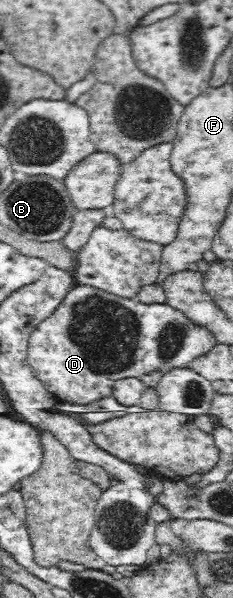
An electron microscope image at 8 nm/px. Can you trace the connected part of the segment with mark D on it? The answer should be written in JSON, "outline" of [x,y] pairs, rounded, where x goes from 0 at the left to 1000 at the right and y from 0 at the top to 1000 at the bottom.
{"outline":[[[322,473],[236,523],[133,557],[116,605],[137,625],[223,659],[227,671],[391,676],[485,661],[511,676],[567,681],[597,676],[601,659],[627,651],[601,634],[614,627],[644,622],[712,624],[751,614],[811,614],[923,575],[927,565],[906,554],[863,543],[837,545],[785,522],[717,508],[609,508],[584,500],[502,495],[408,478]]]}

